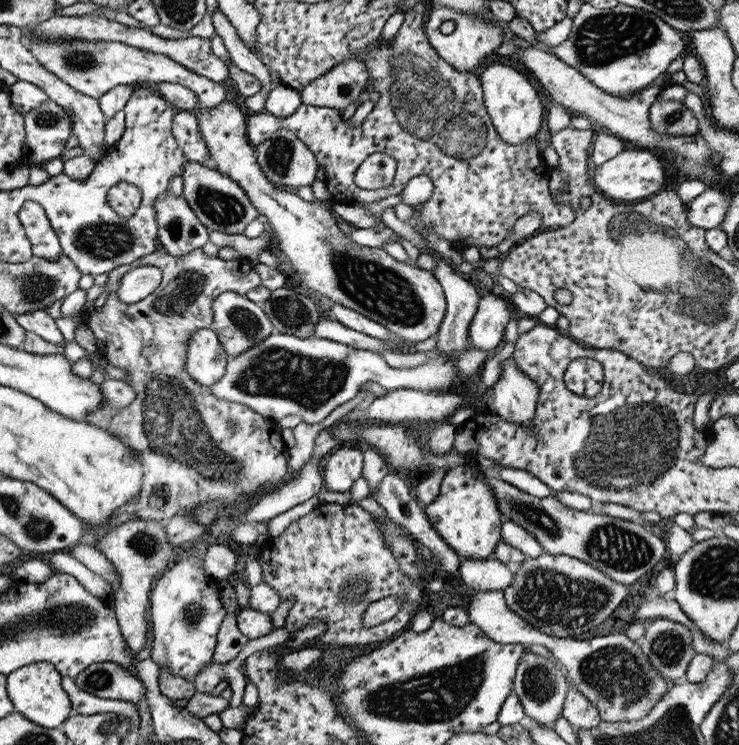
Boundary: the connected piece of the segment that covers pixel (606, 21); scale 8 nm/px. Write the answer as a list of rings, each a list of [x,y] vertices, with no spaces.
[[[583,3],[572,19],[569,35],[561,44],[551,47],[551,52],[567,66],[577,69],[579,74],[602,92],[610,96],[627,97],[657,82],[669,63],[683,52],[683,40],[679,31],[648,11],[618,4],[613,8],[594,8]]]

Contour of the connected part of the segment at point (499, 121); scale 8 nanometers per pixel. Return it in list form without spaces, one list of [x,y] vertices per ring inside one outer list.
[[[492,62],[487,65],[478,80],[482,89],[482,99],[498,137],[507,144],[521,144],[527,138],[533,138],[541,128],[543,106],[537,98],[536,91],[517,70],[501,63]]]

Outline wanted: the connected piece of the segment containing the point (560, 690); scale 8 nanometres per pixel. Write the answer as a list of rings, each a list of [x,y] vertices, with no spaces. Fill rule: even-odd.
[[[533,652],[522,653],[515,669],[515,675],[513,675],[513,693],[517,696],[516,698],[519,700],[527,720],[553,729],[555,720],[562,716],[562,707],[567,690],[567,681],[565,681],[565,676],[559,666],[553,665],[547,657]]]

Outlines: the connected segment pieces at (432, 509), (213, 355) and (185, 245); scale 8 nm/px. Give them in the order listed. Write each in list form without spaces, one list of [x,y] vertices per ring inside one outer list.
[[[471,465],[447,471],[441,477],[437,497],[422,507],[431,528],[458,558],[483,561],[494,552],[495,545],[500,541],[503,518],[497,512],[493,494],[480,480],[481,476],[475,476],[475,471]]]
[[[197,329],[187,337],[185,372],[203,386],[216,383],[226,367],[226,354],[213,329]]]
[[[167,190],[157,196],[153,207],[158,225],[157,238],[167,254],[183,256],[191,250],[203,248],[209,231],[197,220],[183,196],[175,196]]]

